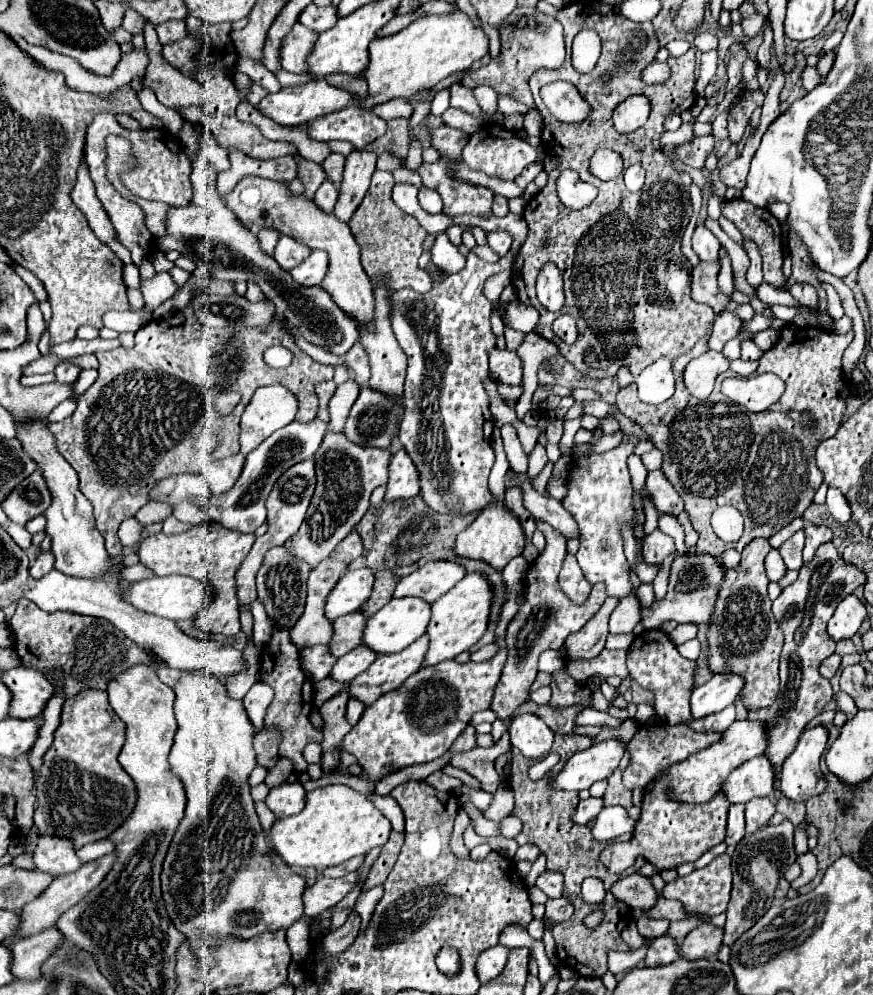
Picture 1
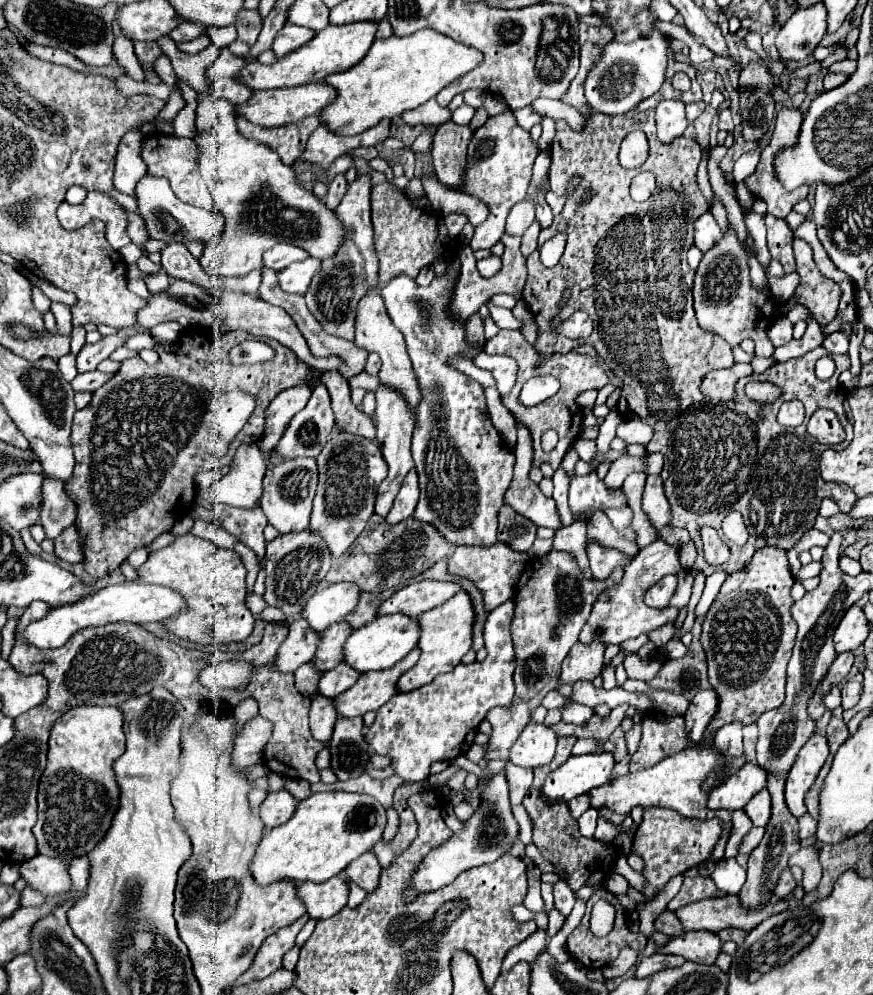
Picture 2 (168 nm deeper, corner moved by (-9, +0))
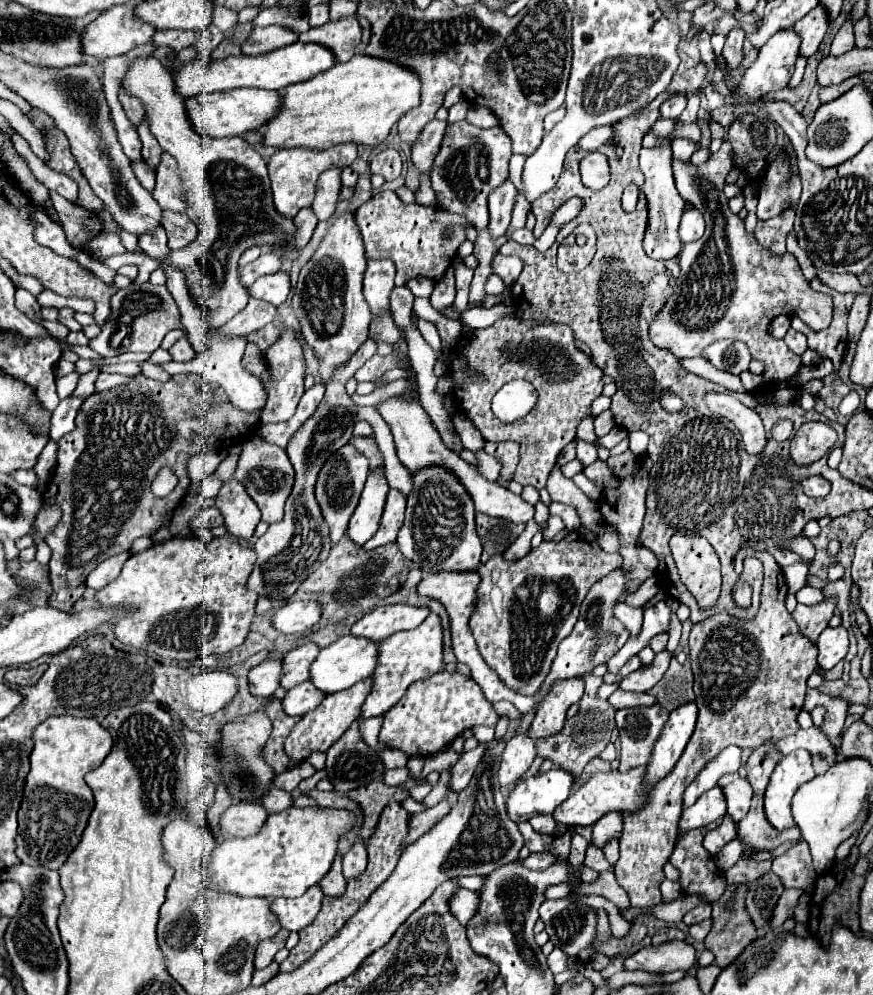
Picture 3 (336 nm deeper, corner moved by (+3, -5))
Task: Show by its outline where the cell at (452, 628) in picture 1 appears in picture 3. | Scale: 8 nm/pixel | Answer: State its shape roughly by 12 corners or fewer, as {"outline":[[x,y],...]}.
{"outline":[[437,615],[379,645],[359,719],[385,715],[443,665]]}

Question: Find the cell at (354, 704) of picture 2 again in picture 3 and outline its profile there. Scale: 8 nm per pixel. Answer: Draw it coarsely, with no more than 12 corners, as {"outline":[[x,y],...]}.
{"outline":[[371,679],[327,695],[285,739],[295,763],[327,751],[353,721]]}

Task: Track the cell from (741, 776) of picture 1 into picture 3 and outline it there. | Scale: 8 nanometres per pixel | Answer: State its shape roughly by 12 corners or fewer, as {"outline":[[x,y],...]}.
{"outline":[[719,787],[703,793],[683,809],[679,837],[725,815]]}

